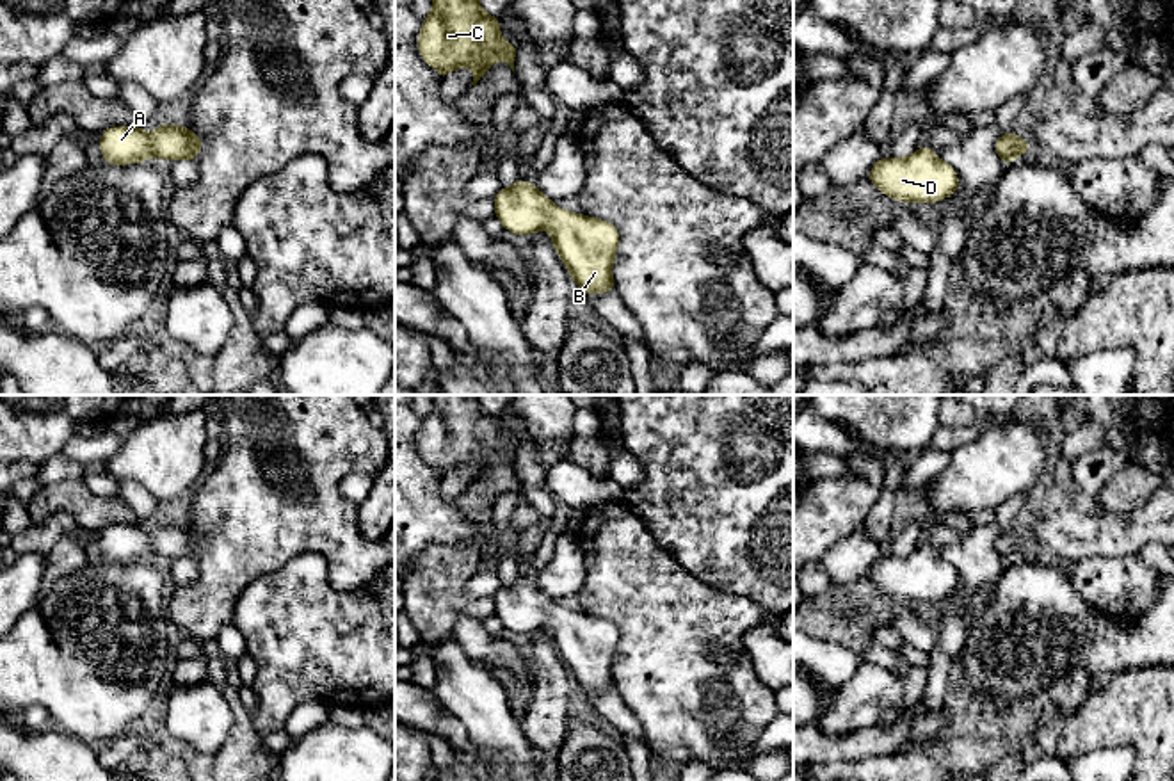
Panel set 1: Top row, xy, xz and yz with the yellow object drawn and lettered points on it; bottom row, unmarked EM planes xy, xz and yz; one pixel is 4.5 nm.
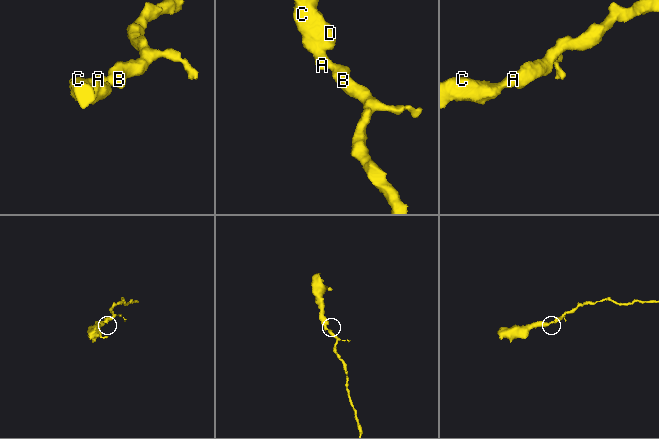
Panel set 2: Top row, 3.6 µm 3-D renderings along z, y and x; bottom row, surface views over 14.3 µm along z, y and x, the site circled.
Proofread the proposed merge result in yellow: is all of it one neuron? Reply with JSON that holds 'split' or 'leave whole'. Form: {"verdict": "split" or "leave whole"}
{"verdict": "leave whole"}

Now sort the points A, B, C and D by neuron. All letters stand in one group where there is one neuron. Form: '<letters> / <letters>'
A B C D

